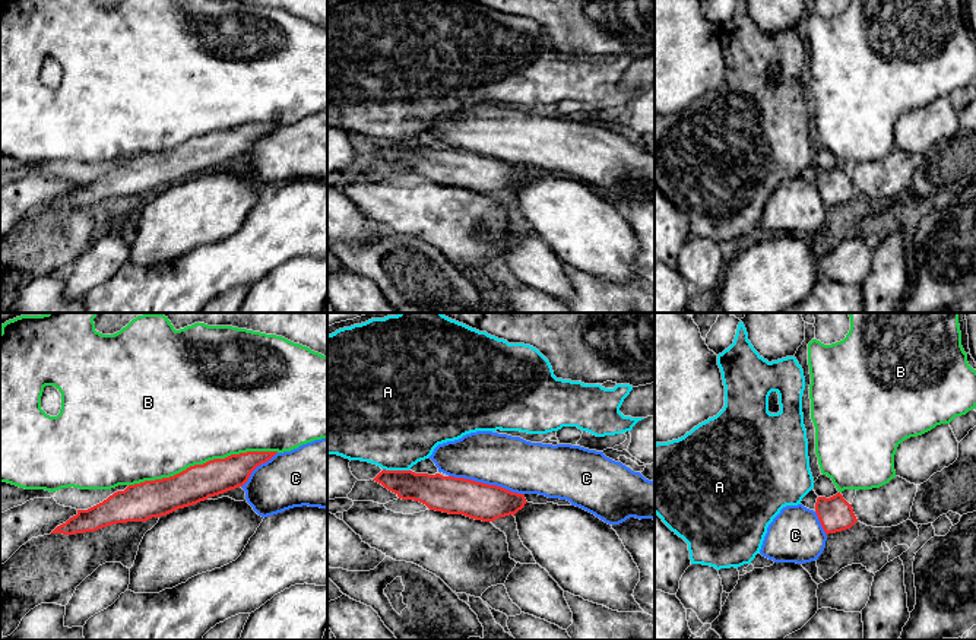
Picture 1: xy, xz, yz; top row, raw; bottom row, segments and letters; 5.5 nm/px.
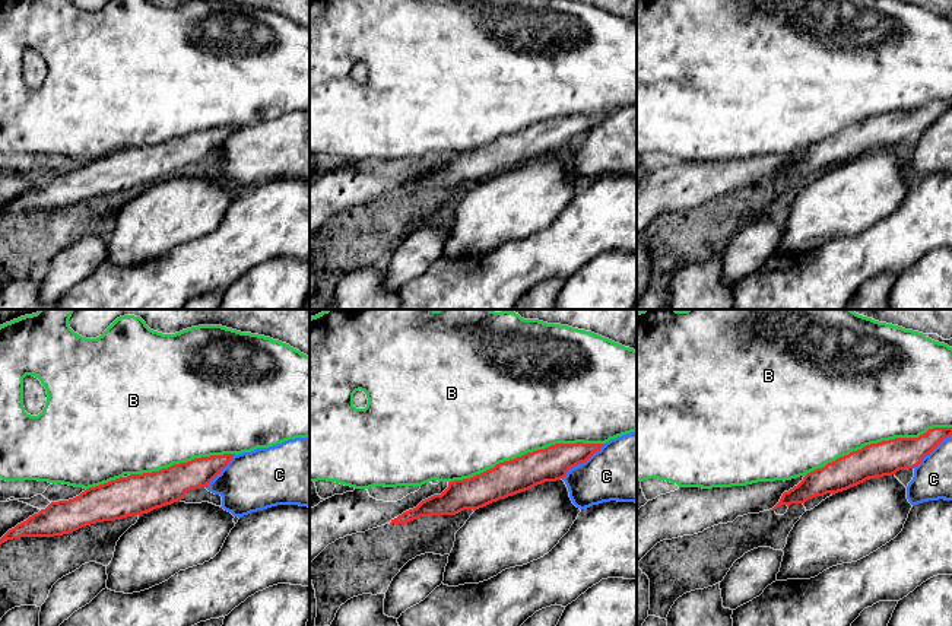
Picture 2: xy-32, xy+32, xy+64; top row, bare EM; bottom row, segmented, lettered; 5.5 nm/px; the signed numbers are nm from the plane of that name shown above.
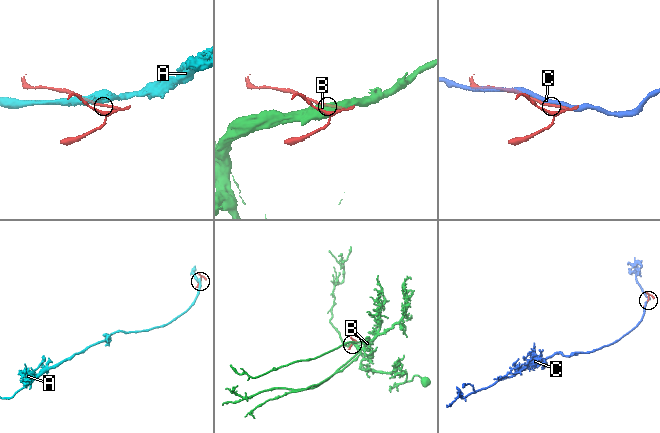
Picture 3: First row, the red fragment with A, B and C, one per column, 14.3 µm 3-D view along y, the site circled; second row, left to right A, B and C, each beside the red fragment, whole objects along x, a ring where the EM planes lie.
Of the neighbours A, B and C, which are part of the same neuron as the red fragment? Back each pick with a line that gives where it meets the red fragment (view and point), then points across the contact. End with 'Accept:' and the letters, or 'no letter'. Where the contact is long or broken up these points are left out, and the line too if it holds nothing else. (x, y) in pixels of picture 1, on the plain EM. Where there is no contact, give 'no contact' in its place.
Accept: no letter

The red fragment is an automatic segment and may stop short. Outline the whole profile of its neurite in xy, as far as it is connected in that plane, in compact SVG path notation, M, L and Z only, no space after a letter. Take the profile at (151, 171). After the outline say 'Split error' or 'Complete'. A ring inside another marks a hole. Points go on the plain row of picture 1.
M247 124L194 137L162 152L145 153L117 164L51 206L76 207L127 194L146 194L243 159L251 145L278 124Z. Complete

